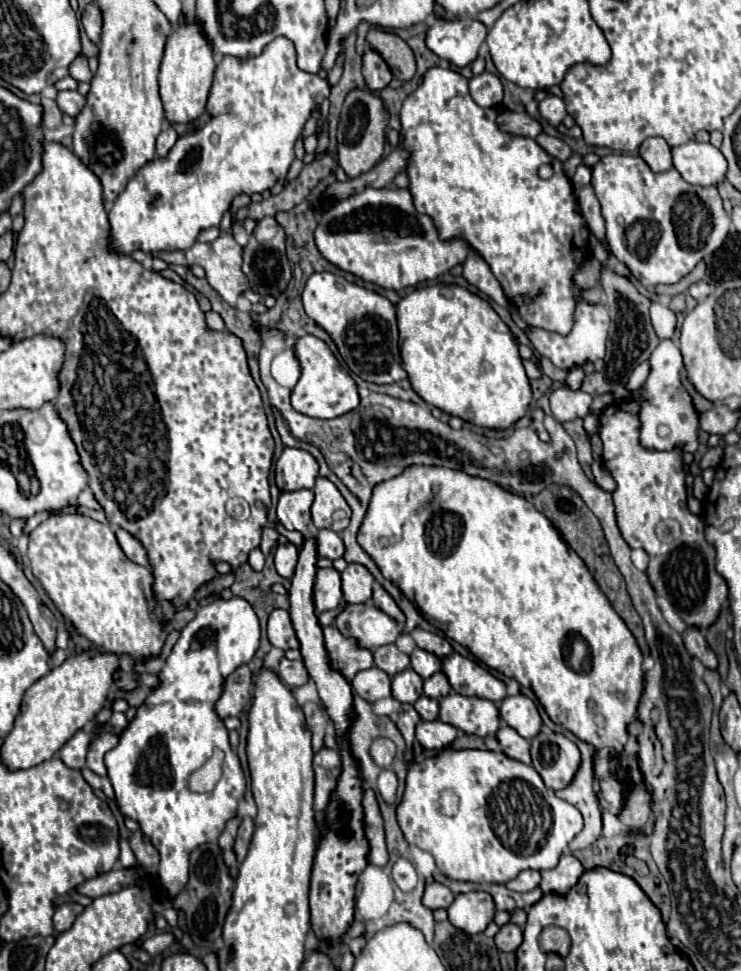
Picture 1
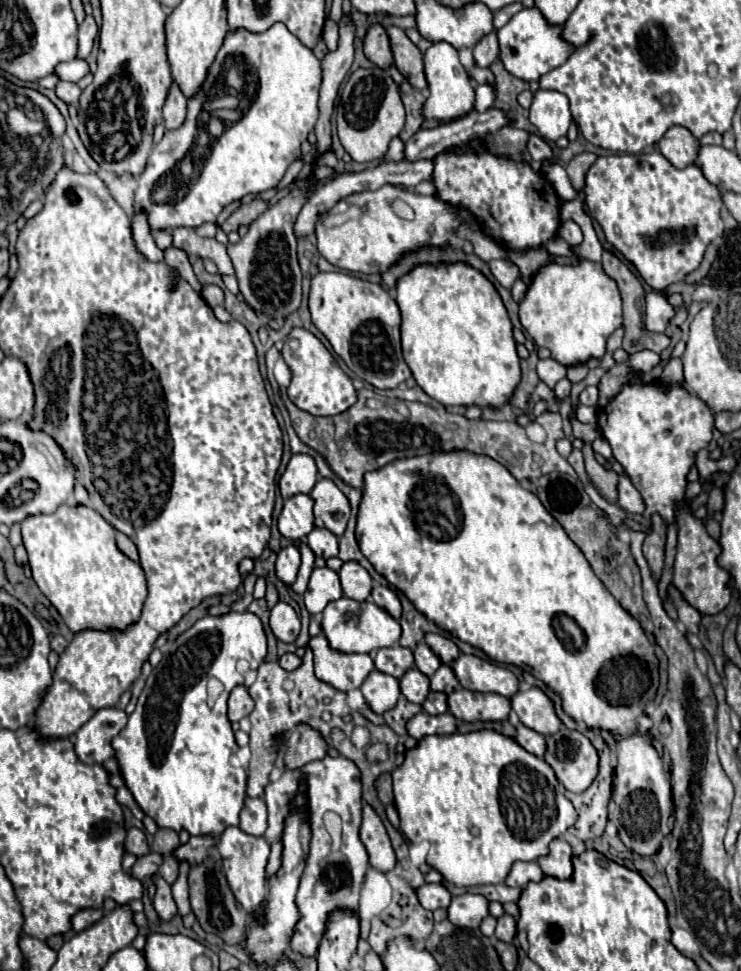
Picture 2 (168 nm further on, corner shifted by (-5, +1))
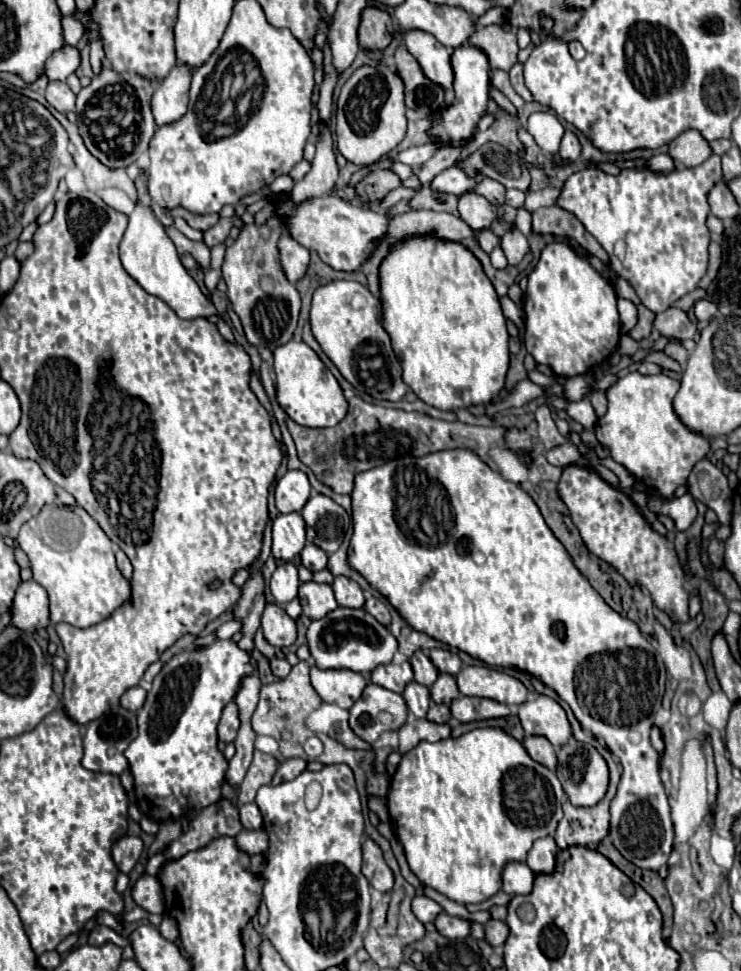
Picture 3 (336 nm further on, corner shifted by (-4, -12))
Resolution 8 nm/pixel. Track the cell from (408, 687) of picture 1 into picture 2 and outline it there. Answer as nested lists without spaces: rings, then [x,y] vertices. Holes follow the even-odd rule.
[[[412,667],[410,671],[406,671],[406,675],[400,679],[400,691],[402,695],[412,701],[422,705],[426,695],[430,693],[430,685],[428,685],[428,677],[424,673],[420,673],[416,667]]]

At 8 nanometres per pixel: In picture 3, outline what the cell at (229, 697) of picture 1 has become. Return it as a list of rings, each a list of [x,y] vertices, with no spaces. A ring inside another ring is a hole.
[[[229,702],[225,708],[223,708],[223,716],[221,716],[221,722],[219,722],[219,728],[217,728],[217,734],[219,734],[219,740],[223,742],[233,742],[237,732],[239,732],[239,726],[241,726],[241,720],[239,720],[239,708],[235,702]]]

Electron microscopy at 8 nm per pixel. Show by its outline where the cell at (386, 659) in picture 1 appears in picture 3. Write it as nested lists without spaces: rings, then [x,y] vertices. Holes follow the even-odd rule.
[[[403,662],[403,664],[383,664],[383,666],[377,666],[373,672],[371,672],[371,680],[387,690],[393,690],[397,694],[401,694],[405,690],[405,686],[413,680],[413,668],[409,662]]]

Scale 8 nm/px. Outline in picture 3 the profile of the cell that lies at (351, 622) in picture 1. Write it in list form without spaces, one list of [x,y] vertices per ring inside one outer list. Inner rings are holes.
[[[335,608],[325,618],[311,622],[307,640],[311,656],[319,668],[347,668],[361,674],[369,674],[379,664],[389,664],[397,652],[397,640],[389,628],[371,618],[363,608]]]

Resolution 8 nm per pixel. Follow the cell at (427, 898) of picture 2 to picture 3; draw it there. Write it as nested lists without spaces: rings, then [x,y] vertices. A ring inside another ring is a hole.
[[[415,896],[415,898],[413,898],[413,912],[415,912],[415,916],[417,916],[423,924],[435,922],[435,918],[439,916],[441,910],[443,910],[443,908],[441,908],[435,900],[431,900],[431,898],[427,898],[427,896]]]

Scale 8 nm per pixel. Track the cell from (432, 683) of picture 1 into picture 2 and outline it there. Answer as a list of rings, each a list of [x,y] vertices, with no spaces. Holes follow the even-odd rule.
[[[440,665],[440,669],[430,677],[430,689],[442,691],[446,695],[460,689],[460,681],[456,681],[456,675],[450,665]]]

